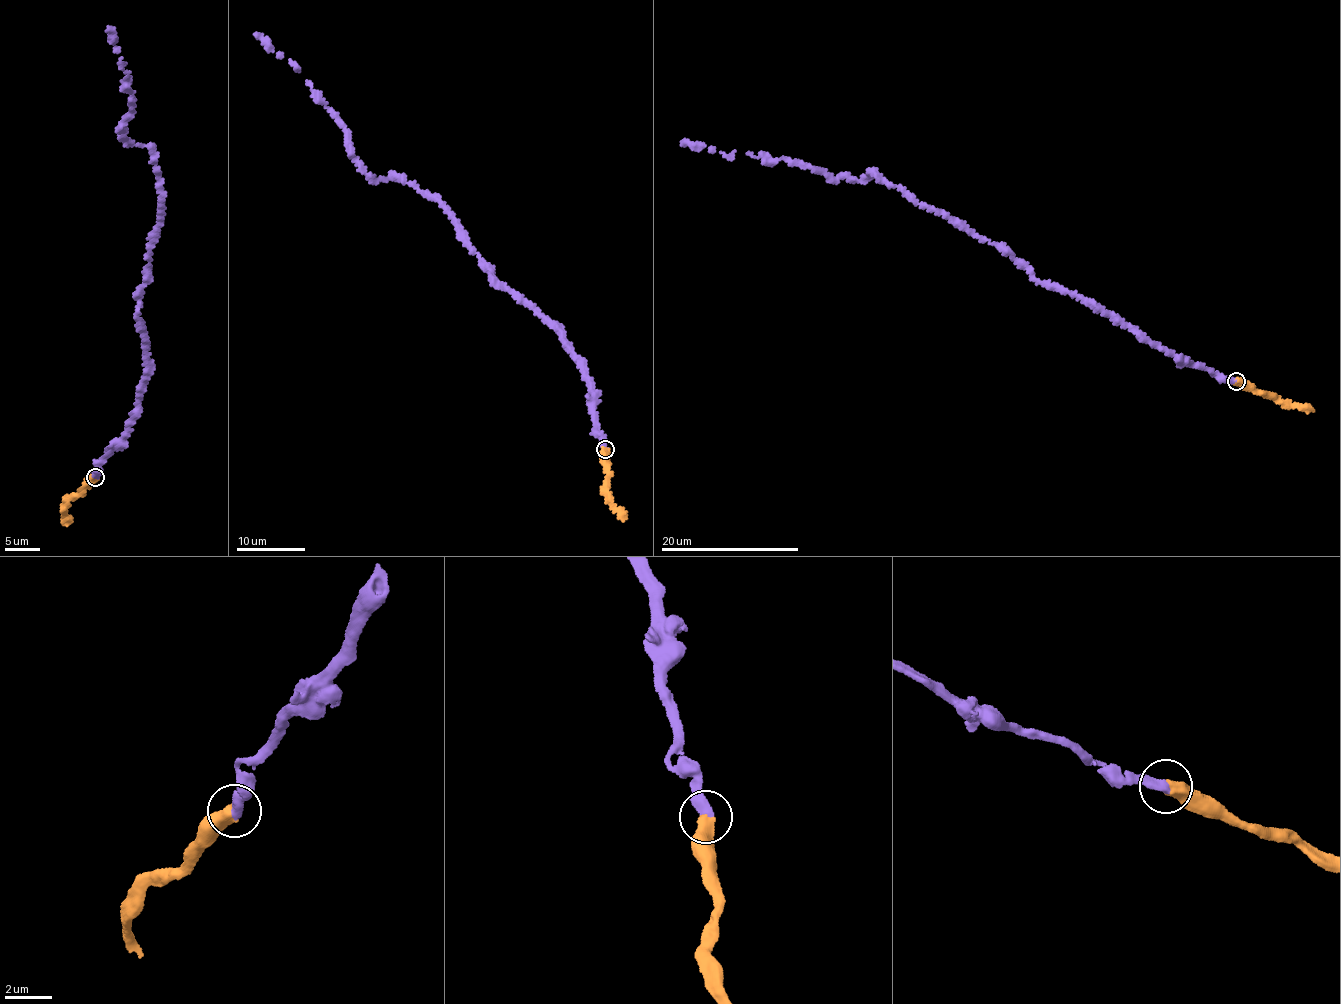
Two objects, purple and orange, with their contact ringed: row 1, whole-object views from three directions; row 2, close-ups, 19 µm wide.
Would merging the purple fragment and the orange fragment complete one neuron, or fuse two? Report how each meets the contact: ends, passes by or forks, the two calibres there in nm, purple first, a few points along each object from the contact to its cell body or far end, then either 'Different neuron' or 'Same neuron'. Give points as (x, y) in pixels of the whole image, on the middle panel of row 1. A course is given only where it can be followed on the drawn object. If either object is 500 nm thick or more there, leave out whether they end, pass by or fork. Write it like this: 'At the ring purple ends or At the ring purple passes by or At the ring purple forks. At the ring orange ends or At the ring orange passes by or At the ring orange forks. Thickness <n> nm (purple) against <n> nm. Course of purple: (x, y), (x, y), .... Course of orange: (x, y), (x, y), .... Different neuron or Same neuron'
Thickness 440 nm (purple) against 600 nm. Course of purple: (606, 449), (585, 363), (562, 328), (496, 281), (443, 203), (396, 177), (369, 177), (338, 116), (256, 33). Course of orange: (606, 449), (607, 501), (624, 520). Same neuron

